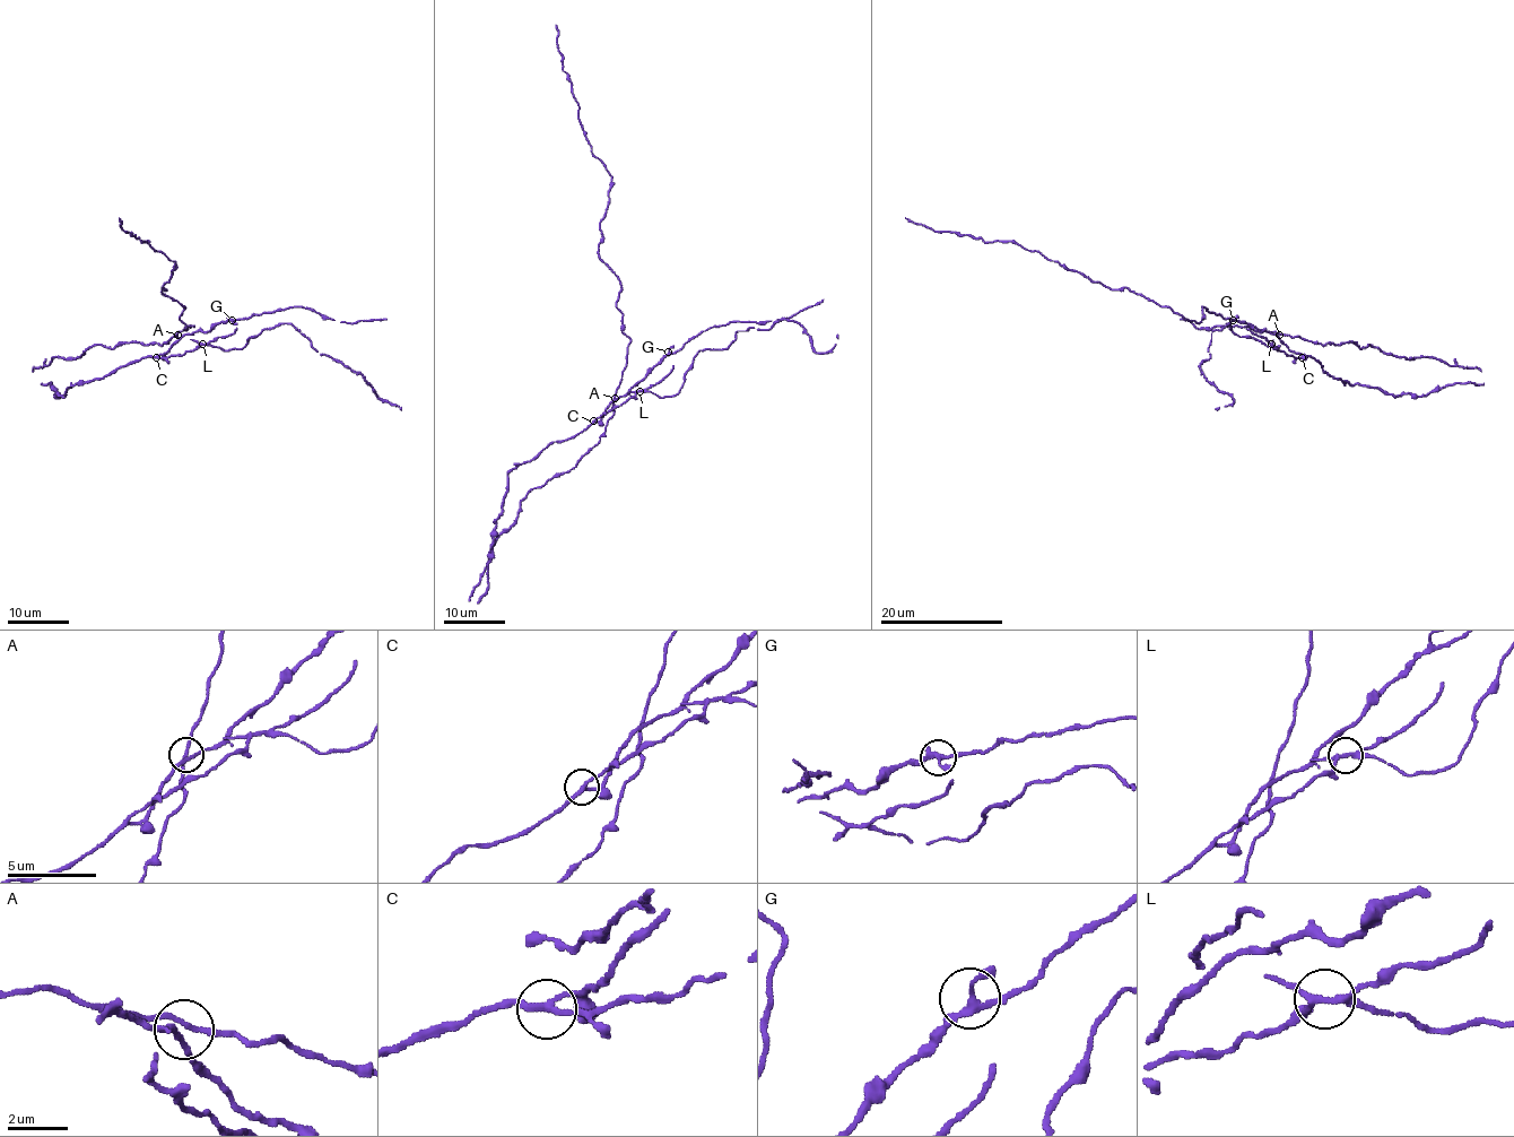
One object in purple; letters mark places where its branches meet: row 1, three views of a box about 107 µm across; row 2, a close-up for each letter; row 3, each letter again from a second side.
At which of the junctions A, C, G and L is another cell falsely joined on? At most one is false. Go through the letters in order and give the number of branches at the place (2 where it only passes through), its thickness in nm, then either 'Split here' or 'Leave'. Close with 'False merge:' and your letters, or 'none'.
A: Branches: 4. Thickness 130 nm. Leave
C: Branches: 3. Thickness 200 nm. Leave
G: Branches: 4. Thickness 190 nm. Leave
L: Branches: 4. Thickness 220 nm. Split here
False merge: L

